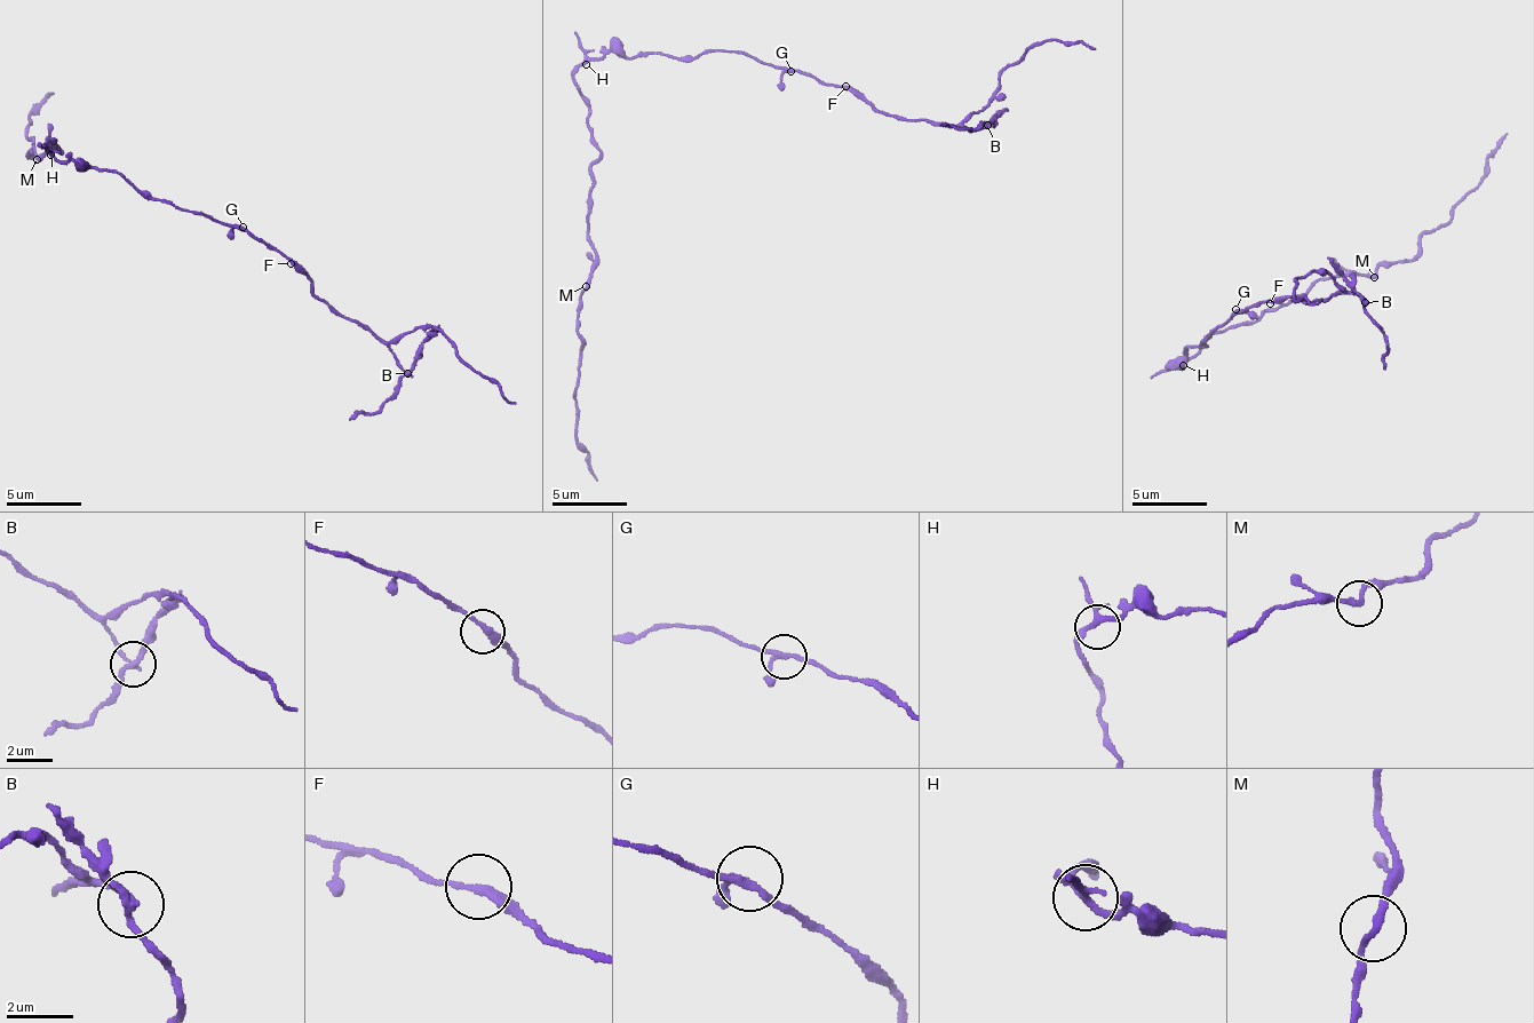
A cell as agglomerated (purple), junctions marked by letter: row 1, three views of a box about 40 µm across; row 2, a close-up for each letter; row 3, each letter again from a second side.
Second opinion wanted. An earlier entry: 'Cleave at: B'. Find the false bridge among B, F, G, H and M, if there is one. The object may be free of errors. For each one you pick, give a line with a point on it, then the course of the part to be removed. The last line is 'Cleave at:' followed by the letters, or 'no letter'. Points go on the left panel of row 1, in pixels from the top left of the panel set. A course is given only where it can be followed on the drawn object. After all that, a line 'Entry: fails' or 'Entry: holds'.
B: at (407, 373); foreign part runs (406, 374), (376, 411), (350, 420)
Cleave at: B
Entry: holds

